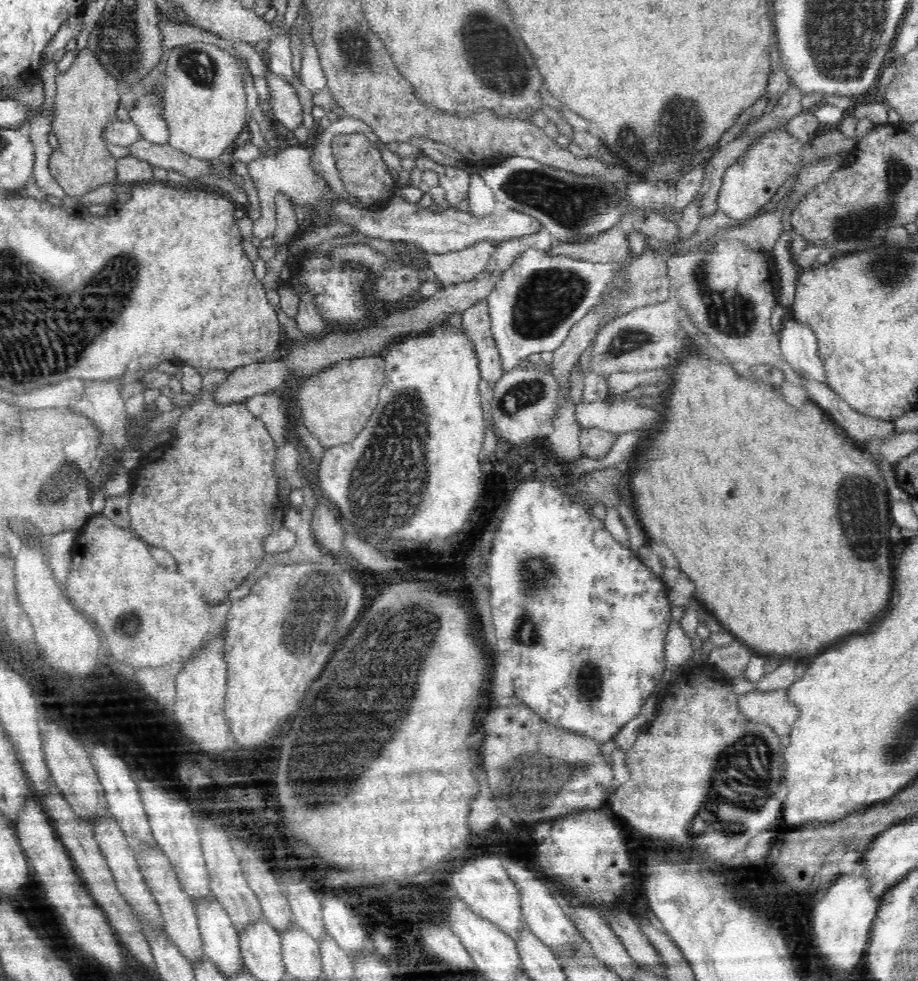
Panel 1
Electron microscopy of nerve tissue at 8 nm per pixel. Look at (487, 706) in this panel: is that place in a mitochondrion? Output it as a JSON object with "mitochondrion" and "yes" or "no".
{"mitochondrion":"no"}

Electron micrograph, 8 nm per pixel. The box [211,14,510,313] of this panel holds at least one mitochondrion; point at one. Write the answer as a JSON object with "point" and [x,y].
{"point":[359,57]}

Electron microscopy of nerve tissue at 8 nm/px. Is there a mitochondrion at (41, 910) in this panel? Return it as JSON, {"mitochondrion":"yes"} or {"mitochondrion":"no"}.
{"mitochondrion":"no"}

